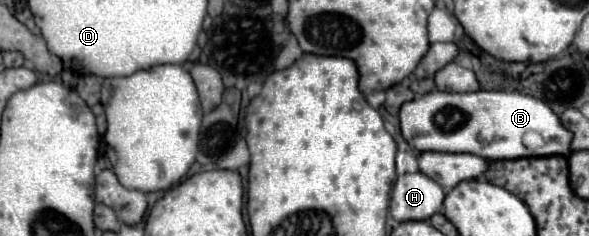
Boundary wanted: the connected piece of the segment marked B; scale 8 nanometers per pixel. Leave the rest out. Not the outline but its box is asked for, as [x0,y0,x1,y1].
[399,89,573,161]

